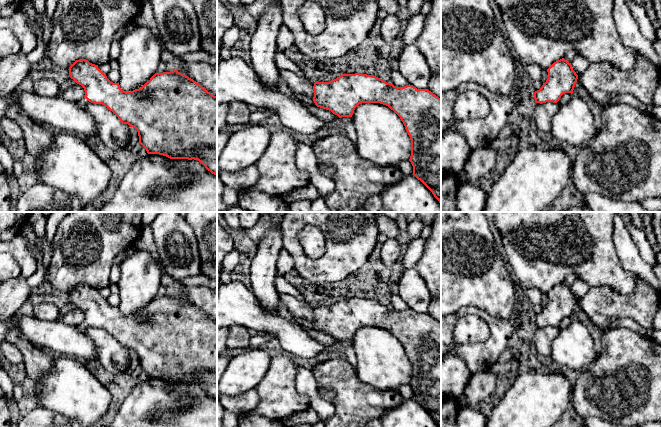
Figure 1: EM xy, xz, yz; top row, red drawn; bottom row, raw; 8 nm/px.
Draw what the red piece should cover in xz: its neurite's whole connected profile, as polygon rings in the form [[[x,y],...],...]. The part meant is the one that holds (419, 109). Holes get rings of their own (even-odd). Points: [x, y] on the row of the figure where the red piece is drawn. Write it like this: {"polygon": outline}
{"polygon": [[[342,74],[329,82],[315,82],[314,97],[298,93],[303,103],[331,111],[339,118],[352,117],[355,108],[362,103],[380,103],[393,110],[403,122],[411,140],[413,175],[420,180],[441,204],[441,98],[428,89],[417,89],[413,85],[396,87],[391,83],[367,74]]]}

